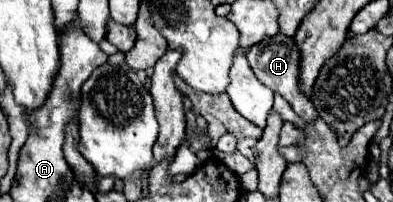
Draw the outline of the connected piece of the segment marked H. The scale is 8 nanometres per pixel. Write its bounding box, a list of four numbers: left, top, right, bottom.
[246,33,318,121]

